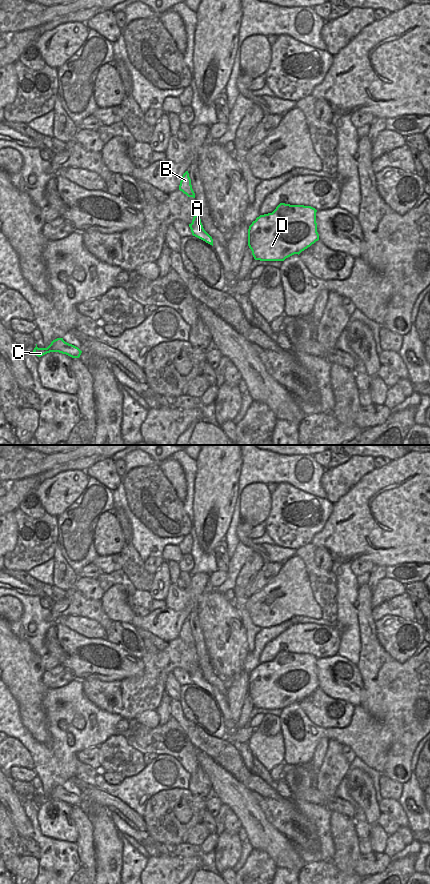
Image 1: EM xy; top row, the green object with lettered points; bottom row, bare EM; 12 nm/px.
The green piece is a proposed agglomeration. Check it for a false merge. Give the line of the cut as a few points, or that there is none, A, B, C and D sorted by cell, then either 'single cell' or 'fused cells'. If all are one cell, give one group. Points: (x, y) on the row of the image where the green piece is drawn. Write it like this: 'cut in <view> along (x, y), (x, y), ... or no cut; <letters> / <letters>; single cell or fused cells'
no cut; A B C D; single cell

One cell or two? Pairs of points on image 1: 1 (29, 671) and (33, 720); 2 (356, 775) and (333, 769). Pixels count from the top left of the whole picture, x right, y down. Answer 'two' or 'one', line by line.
1: one
2: two

